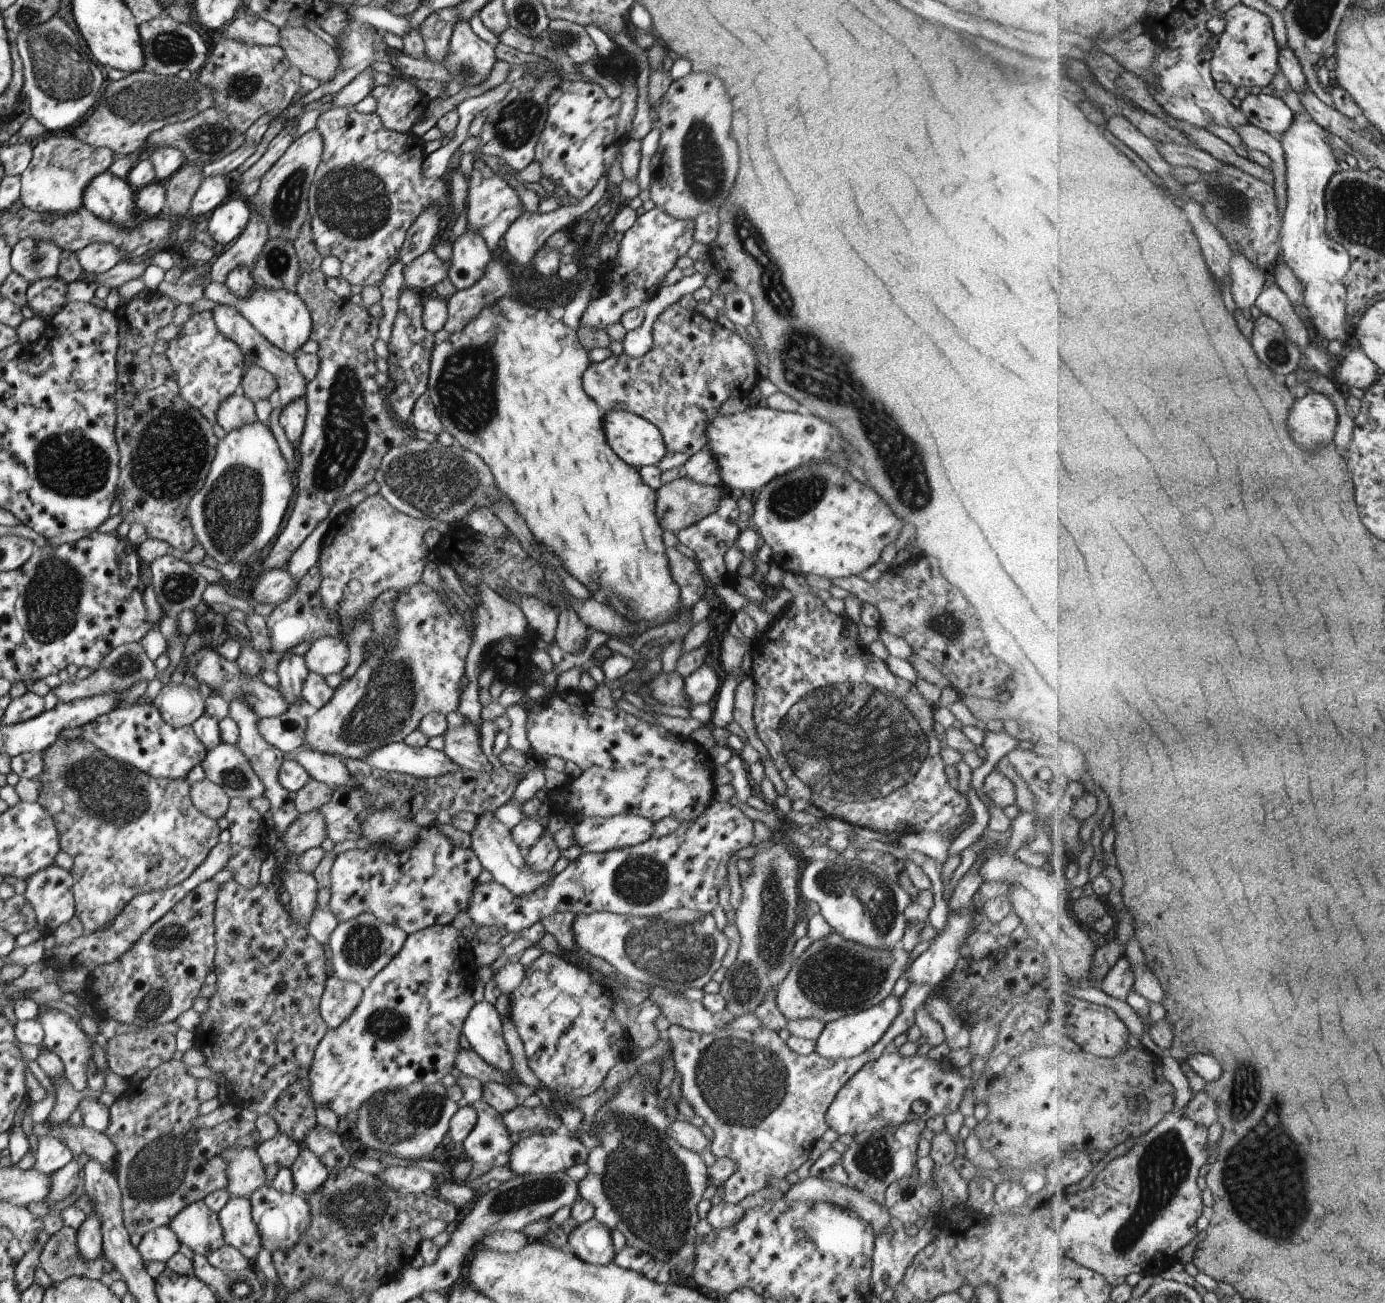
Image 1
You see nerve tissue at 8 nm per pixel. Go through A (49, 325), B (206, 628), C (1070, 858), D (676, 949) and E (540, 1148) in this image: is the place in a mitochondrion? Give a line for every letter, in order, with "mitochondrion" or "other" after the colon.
A: other
B: other
C: other
D: mitochondrion
E: other

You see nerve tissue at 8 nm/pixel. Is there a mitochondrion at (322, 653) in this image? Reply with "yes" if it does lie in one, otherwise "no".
no

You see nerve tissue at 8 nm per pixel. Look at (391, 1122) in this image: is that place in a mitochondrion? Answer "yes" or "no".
yes

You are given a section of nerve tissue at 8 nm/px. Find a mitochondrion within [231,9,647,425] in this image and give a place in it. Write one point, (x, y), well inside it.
(352, 201)

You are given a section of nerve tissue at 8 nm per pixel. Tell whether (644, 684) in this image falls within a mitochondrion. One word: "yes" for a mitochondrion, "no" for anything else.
no

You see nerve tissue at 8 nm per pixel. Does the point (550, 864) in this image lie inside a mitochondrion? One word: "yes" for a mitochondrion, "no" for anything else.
no

